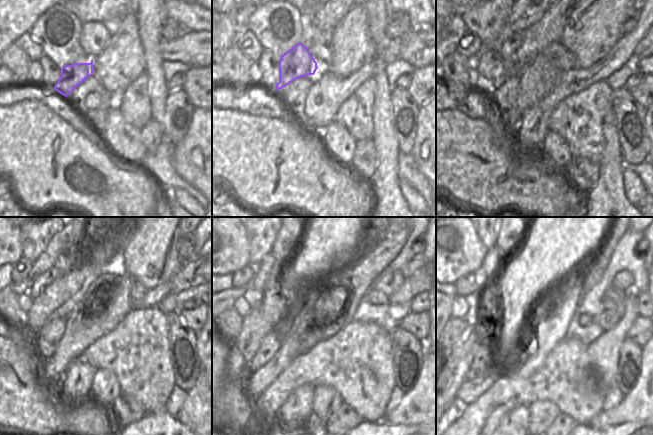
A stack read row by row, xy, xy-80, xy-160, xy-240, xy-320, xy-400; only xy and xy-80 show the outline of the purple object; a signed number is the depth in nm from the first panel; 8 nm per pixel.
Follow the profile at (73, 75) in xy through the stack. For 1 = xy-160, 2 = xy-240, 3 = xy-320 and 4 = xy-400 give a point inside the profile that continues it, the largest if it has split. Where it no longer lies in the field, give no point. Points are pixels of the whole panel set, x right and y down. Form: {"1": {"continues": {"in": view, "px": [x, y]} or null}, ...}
{"1": {"continues": {"in": "xy-160", "px": [507, 49]}}, "2": {"continues": {"in": "xy-240", "px": [64, 264]}}, "3": {"continues": {"in": "xy-320", "px": [286, 243]}}, "4": {"continues": {"in": "xy-400", "px": [509, 237]}}}

